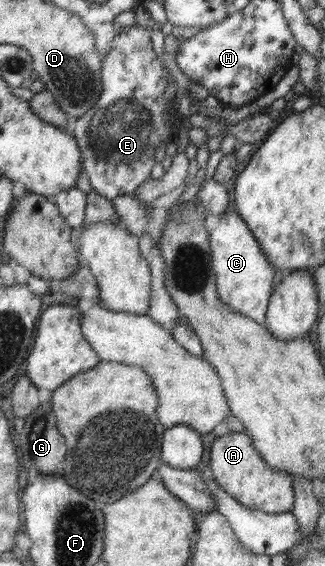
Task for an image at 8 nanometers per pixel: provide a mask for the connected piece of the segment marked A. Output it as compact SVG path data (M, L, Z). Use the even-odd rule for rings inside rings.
M229 431L221 437L217 436L211 447L210 467L217 485L245 507L274 514L293 509L292 475L269 467L247 433Z

